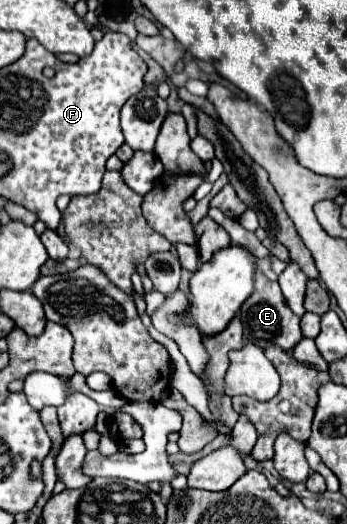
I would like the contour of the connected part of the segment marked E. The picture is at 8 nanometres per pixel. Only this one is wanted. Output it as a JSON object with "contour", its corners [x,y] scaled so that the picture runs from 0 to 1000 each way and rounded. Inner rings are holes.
{"contour":[[[735,515],[735,553],[700,576],[700,584],[689,592],[689,607],[695,607],[695,618],[700,618],[706,649],[729,653],[752,664],[775,664],[775,660],[798,656],[816,668],[839,668],[873,645],[867,626],[862,626],[862,603],[850,603],[833,592],[833,584],[821,580],[821,569],[810,561],[804,542],[769,534],[752,515]]]}

